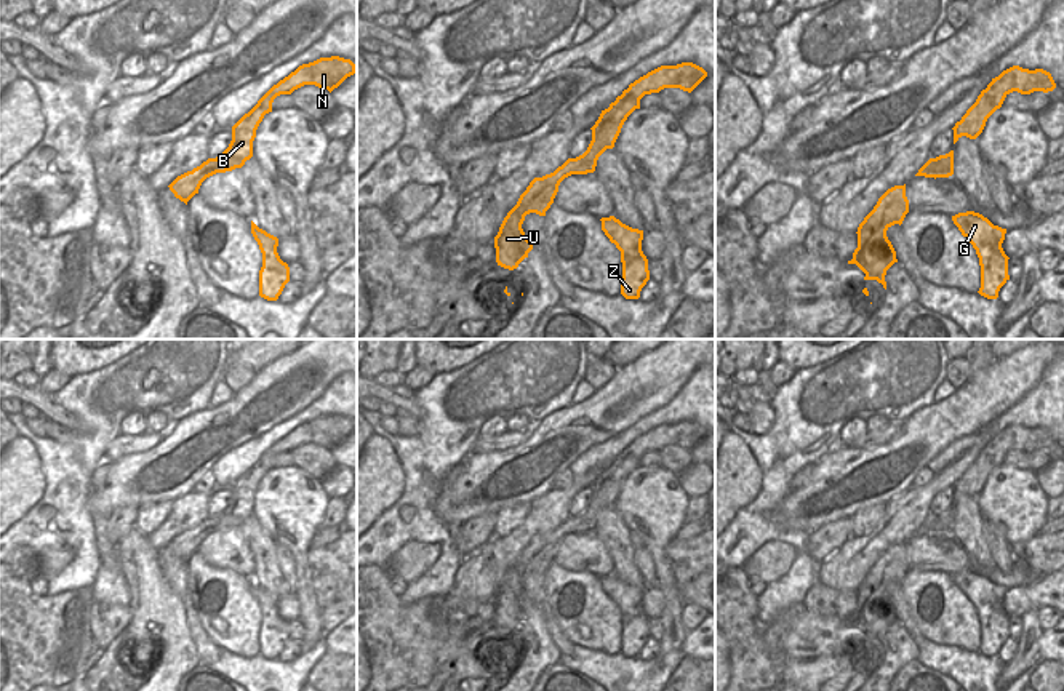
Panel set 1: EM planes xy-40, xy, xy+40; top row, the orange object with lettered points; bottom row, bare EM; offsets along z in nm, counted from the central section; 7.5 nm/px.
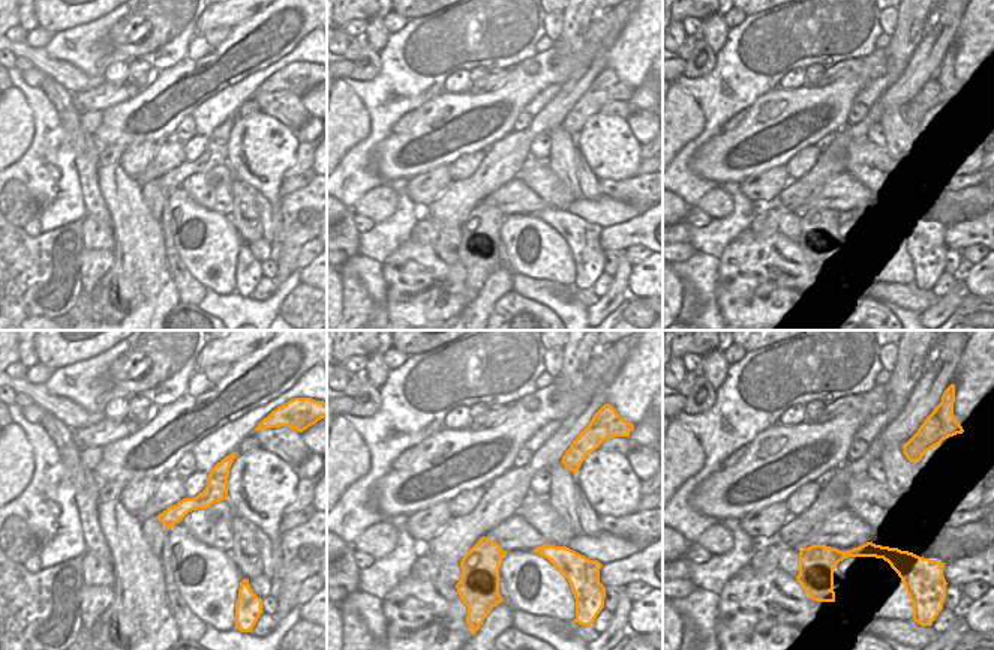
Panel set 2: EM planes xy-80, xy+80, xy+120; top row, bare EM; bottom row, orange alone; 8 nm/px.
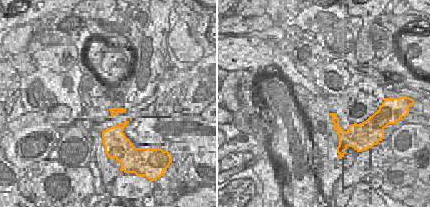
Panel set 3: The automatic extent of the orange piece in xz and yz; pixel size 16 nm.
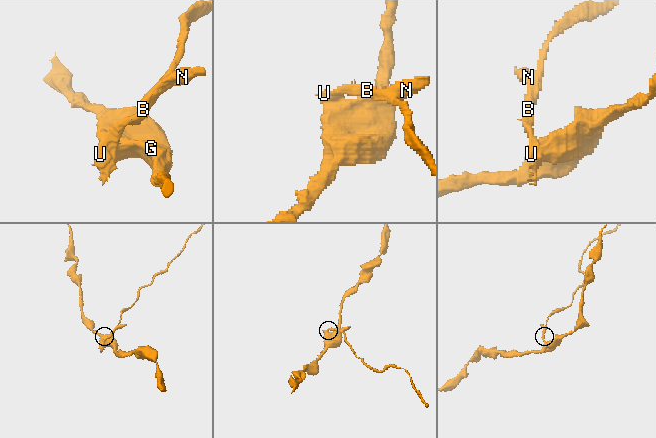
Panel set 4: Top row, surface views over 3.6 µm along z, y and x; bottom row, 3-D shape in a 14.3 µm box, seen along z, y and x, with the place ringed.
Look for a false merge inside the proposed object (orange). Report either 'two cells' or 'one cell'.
one cell

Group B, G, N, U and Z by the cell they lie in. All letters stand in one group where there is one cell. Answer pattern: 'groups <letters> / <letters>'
groups B G N U Z

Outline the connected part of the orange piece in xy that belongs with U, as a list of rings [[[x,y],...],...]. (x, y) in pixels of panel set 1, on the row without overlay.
[[[682,421],[677,424],[661,424],[630,441],[608,467],[602,469],[598,478],[590,486],[592,499],[587,509],[576,517],[568,517],[554,531],[534,536],[520,553],[494,595],[498,624],[514,629],[528,616],[533,601],[522,587],[525,574],[530,571],[546,574],[565,536],[595,529],[598,515],[606,507],[614,505],[624,480],[635,467],[640,467],[640,457],[645,453],[659,451],[664,446],[680,446],[691,451],[706,435],[707,430],[702,425],[693,421]]]

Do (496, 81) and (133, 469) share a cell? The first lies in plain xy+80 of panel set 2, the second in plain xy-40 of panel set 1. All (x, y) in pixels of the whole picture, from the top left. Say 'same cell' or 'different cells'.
different cells

